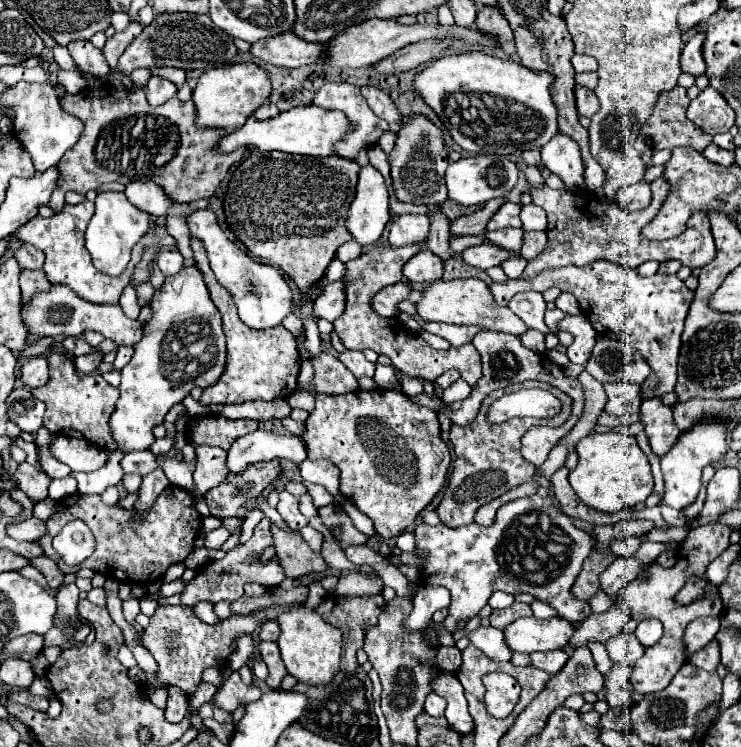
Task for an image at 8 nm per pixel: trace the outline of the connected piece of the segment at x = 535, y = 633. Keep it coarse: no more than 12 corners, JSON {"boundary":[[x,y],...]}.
{"boundary":[[522,617],[504,629],[512,651],[564,649],[576,625]]}

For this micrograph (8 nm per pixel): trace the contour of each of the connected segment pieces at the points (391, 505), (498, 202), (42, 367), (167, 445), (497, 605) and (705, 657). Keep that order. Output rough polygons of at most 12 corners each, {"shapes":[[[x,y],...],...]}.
{"shapes":[[[390,389],[316,395],[302,439],[398,537],[452,463],[438,413]],[[488,201],[482,209],[452,221],[454,235],[482,235],[492,215],[506,203]],[[32,357],[20,367],[28,389],[48,381],[46,357]],[[176,437],[156,439],[150,451],[164,457],[174,447]],[[494,593],[488,601],[492,609],[512,605],[514,597],[508,593]],[[714,639],[690,663],[714,673],[720,665],[720,645]]]}

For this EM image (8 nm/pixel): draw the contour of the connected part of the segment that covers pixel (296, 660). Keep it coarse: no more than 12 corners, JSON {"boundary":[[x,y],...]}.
{"boundary":[[306,607],[278,619],[290,675],[326,685],[340,671],[342,631]]}

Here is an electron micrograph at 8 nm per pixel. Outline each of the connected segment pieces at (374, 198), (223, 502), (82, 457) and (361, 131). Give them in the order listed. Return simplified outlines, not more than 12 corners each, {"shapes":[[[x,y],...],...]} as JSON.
{"shapes":[[[372,165],[360,169],[348,231],[376,245],[390,221],[390,193]],[[280,461],[252,463],[228,475],[204,495],[218,519],[240,507],[276,481]],[[54,435],[50,453],[72,471],[108,463],[104,449]],[[324,83],[312,105],[340,109],[352,127],[334,145],[356,159],[388,123],[372,113],[358,85]]]}

